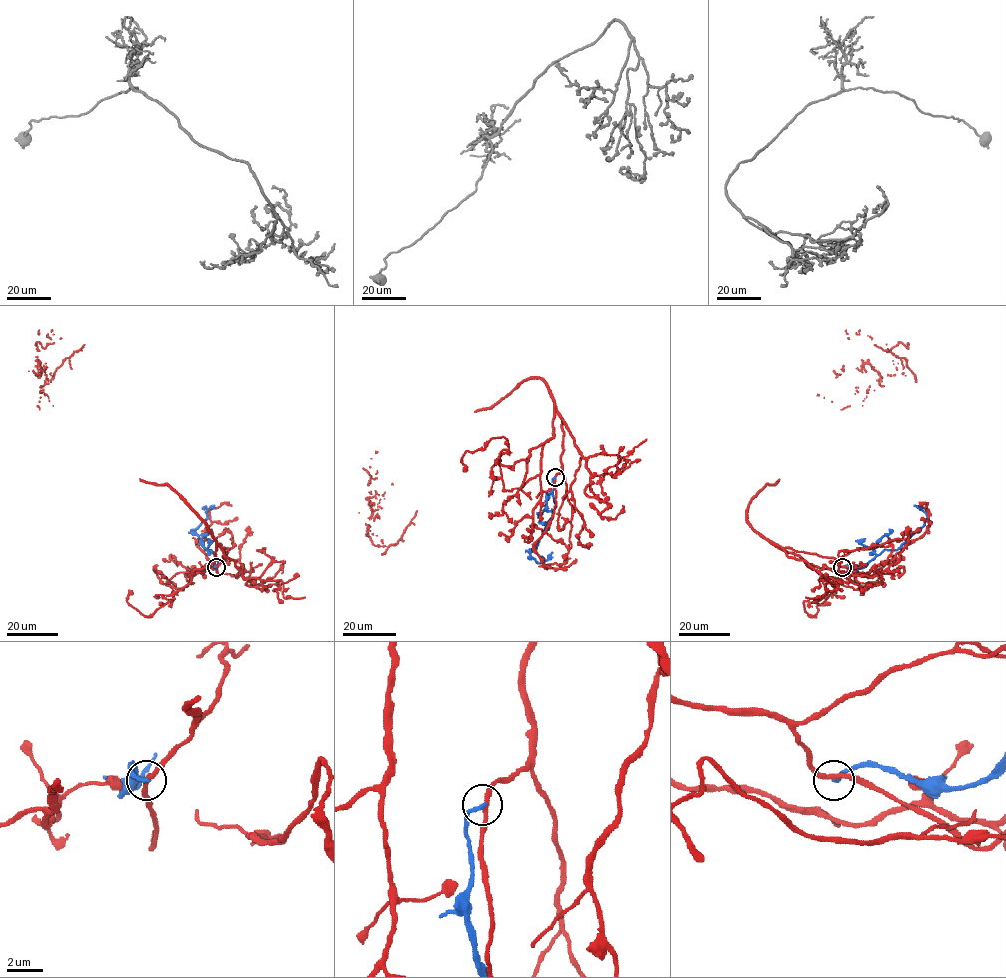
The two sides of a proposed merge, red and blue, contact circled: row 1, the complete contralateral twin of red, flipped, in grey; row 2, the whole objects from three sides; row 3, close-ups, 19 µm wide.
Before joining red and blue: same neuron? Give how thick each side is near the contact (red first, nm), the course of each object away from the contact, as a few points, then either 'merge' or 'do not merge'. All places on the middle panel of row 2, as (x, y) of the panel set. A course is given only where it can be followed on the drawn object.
240/220 nm | red via (555, 477), (562, 467), (562, 417), (546, 384), (526, 379), (491, 406), (474, 411), (415, 516), (381, 553) | blue via (555, 477), (552, 480), (555, 508), (530, 555), (545, 565), (544, 561), (552, 552) | do not merge

